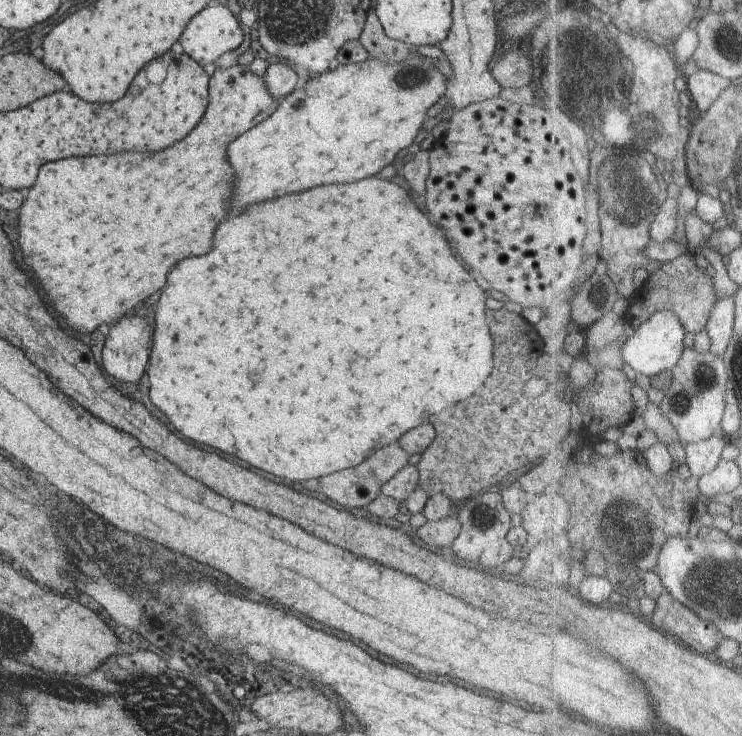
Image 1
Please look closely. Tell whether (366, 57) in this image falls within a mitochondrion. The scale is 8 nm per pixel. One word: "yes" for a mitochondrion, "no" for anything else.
no

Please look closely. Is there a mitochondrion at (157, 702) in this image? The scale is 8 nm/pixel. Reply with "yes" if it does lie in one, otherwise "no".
yes

